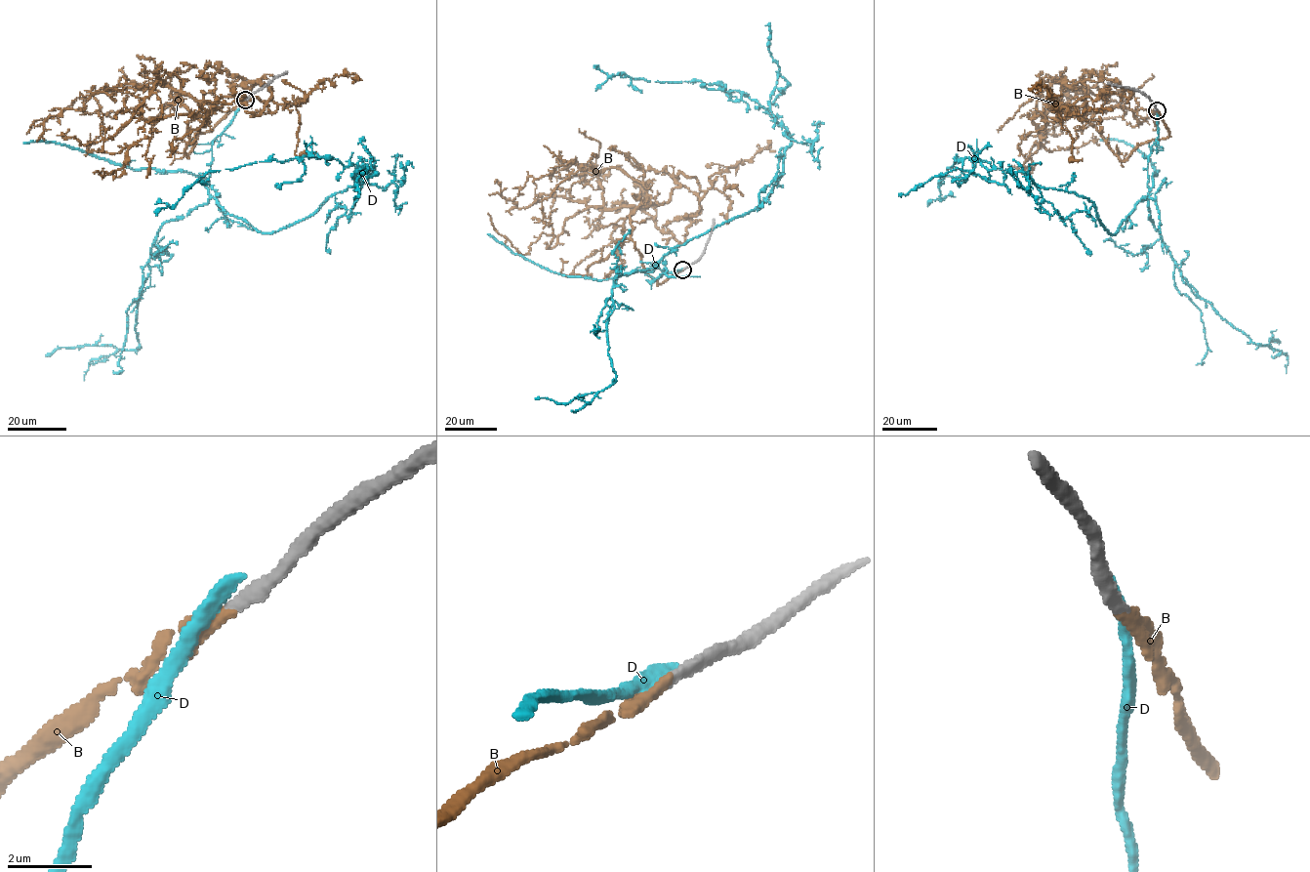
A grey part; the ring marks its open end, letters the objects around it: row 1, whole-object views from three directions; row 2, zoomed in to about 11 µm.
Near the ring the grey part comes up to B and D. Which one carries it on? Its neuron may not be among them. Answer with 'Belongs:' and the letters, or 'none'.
Belongs: B

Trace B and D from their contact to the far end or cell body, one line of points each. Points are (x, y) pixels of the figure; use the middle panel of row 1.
B: (683, 269), (659, 283), (646, 271), (631, 215), (667, 201), (679, 173), (696, 179), (679, 245), (640, 184)
D: (683, 269), (654, 266), (764, 200), (790, 135), (738, 91), (610, 75), (596, 64)

